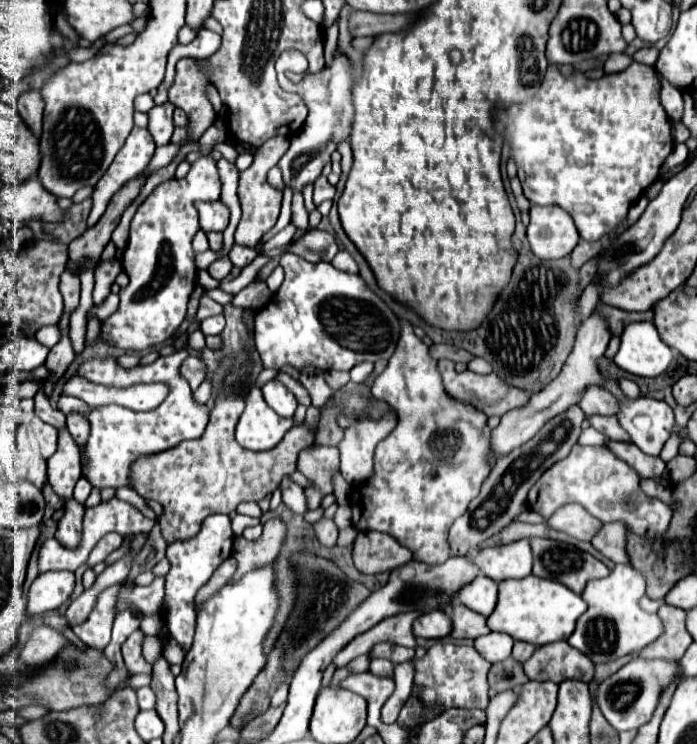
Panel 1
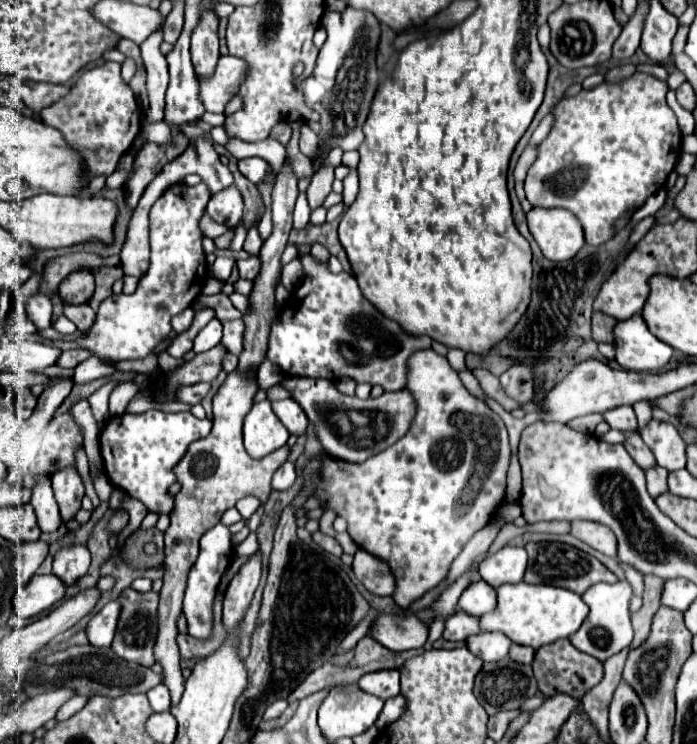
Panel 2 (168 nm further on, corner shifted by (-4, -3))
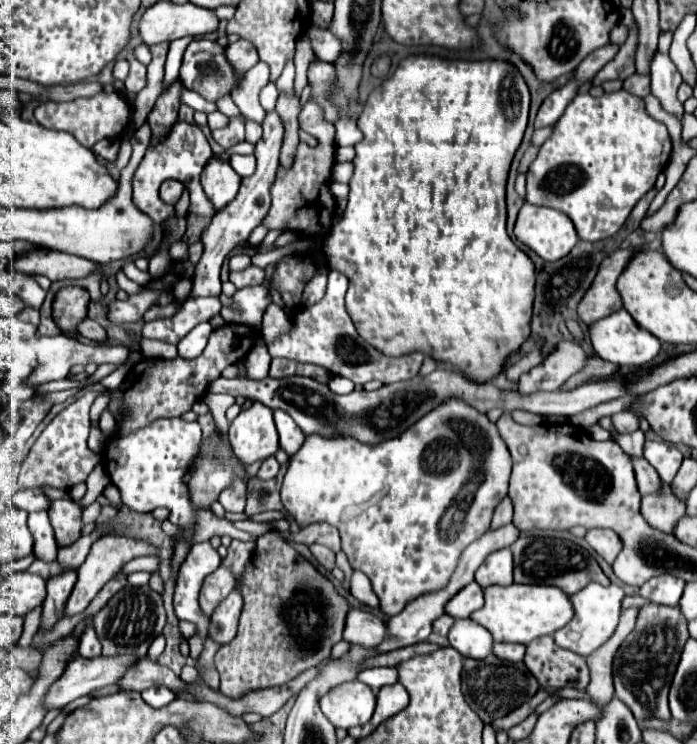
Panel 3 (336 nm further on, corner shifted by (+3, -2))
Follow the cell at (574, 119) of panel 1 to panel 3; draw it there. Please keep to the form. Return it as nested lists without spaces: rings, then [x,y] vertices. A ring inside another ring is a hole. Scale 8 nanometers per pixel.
[[[626,89],[600,97],[578,93],[526,173],[526,201],[566,213],[582,241],[600,241],[624,225],[632,207],[654,187],[670,153],[668,129],[646,111],[642,97]]]

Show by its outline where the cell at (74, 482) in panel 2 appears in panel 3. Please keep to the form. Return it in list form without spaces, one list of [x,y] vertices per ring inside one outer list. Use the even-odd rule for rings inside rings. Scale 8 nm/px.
[[[72,499],[52,501],[48,515],[50,515],[50,523],[54,527],[54,535],[60,547],[72,545],[80,537],[80,529],[82,529],[80,513],[82,509]]]

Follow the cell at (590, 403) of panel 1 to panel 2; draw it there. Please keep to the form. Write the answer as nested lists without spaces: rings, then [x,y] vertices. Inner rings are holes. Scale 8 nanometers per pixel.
[[[619,406],[613,410],[607,410],[605,414],[605,422],[613,428],[613,430],[621,430],[621,432],[635,432],[637,430],[637,418],[631,406]]]

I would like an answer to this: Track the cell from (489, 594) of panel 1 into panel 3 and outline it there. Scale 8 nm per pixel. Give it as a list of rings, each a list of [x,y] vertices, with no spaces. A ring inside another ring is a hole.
[[[472,581],[462,591],[458,591],[458,595],[454,595],[454,599],[446,605],[446,613],[454,615],[456,619],[462,619],[468,617],[472,611],[480,609],[482,605],[484,605],[484,591],[476,581]]]

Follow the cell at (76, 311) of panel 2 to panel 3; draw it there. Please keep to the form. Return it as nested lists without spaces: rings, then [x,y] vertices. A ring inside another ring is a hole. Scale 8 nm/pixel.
[[[88,317],[78,325],[78,333],[80,333],[82,337],[86,337],[86,339],[92,339],[92,341],[102,341],[102,339],[106,339],[106,331],[104,331],[96,321],[92,321],[92,319],[88,319]]]

